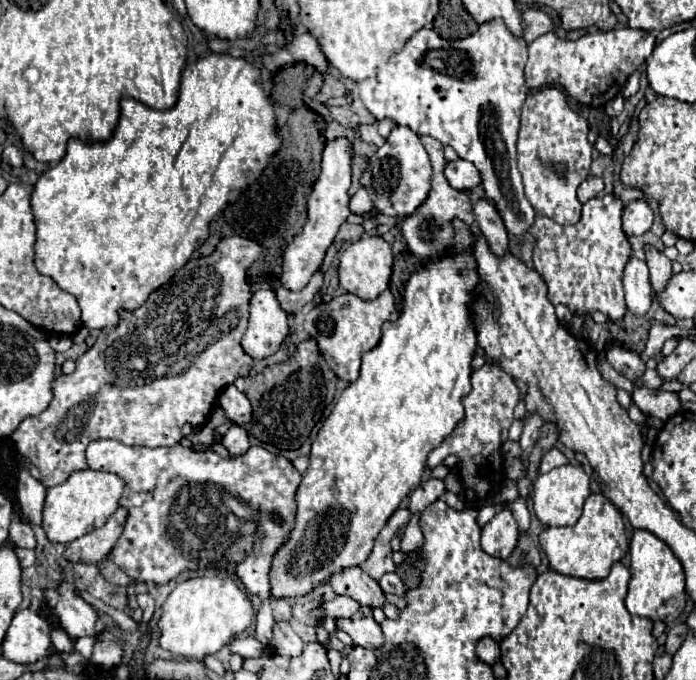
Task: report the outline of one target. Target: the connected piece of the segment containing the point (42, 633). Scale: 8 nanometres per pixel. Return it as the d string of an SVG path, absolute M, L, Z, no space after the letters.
M18 610L2 642L2 656L18 664L32 664L50 652L50 624L32 610Z

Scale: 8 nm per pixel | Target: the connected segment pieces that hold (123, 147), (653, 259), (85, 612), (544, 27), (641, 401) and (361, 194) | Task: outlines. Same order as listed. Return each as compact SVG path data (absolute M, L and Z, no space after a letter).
M206 54L194 64L188 64L186 70L182 72L182 84L180 84L180 98L174 108L166 112L158 112L154 108L144 106L138 100L126 98L122 100L122 114L120 122L108 142L94 142L94 144L84 144L78 138L68 140L68 152L66 156L48 168L38 182L34 184L32 196L30 196L30 206L36 222L36 244L34 244L34 266L40 274L50 276L62 290L70 292L82 310L82 324L86 328L106 328L106 326L116 326L120 320L120 310L132 310L138 308L146 298L148 292L160 288L160 284L168 282L192 256L196 248L208 238L208 224L212 218L226 208L226 204L238 200L240 192L252 184L262 170L266 168L270 156L280 148L282 140L278 138L274 130L274 110L260 86L260 72L246 60L232 58L228 54Z
M658 250L646 252L646 264L650 268L650 280L654 288L664 288L664 284L672 276L672 262Z
M62 582L58 588L60 602L56 604L56 614L60 626L74 640L80 636L92 636L98 640L100 634L96 634L96 610L86 604L76 592L78 588L68 582Z
M528 8L522 12L522 38L528 44L546 32L552 32L552 20L542 10Z
M638 388L634 390L632 400L646 416L656 416L660 420L668 420L670 416L674 416L680 410L680 402L674 392L654 394L648 388Z
M360 188L356 194L350 196L350 204L348 204L352 214L366 214L372 210L372 200L368 200L368 192L364 192L364 188Z

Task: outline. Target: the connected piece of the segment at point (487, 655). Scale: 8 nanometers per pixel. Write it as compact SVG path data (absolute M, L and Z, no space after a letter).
M482 638L480 642L478 642L478 646L476 646L476 654L478 654L478 658L482 660L482 662L486 662L486 664L496 664L498 660L500 660L500 648L498 648L498 642L496 640L492 640L492 638Z

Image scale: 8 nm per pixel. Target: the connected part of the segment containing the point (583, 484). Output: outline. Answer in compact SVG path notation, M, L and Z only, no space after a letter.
M564 464L546 474L540 474L534 482L534 512L544 526L572 526L582 514L582 504L590 496L590 478L582 466Z

